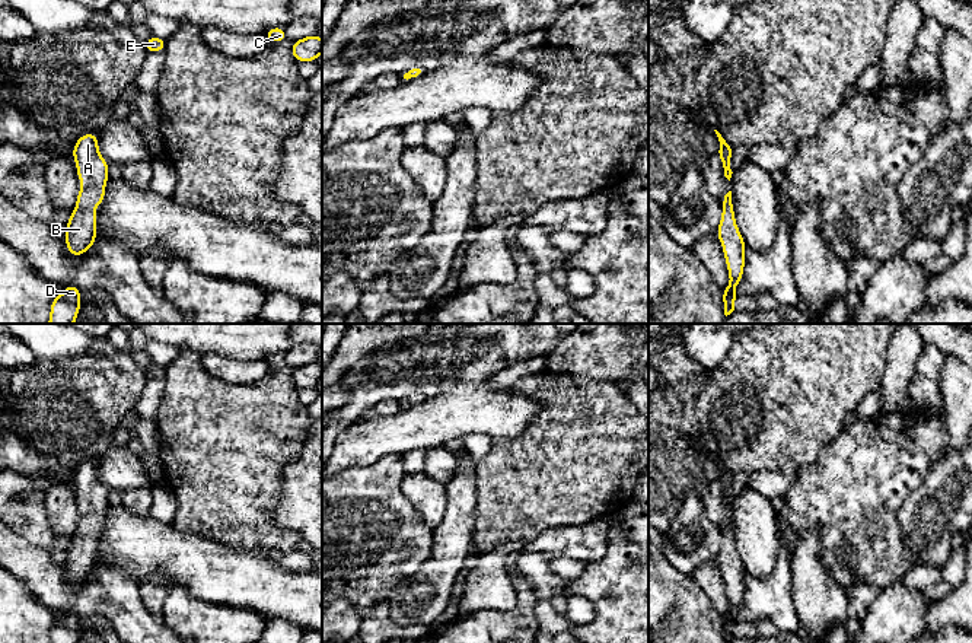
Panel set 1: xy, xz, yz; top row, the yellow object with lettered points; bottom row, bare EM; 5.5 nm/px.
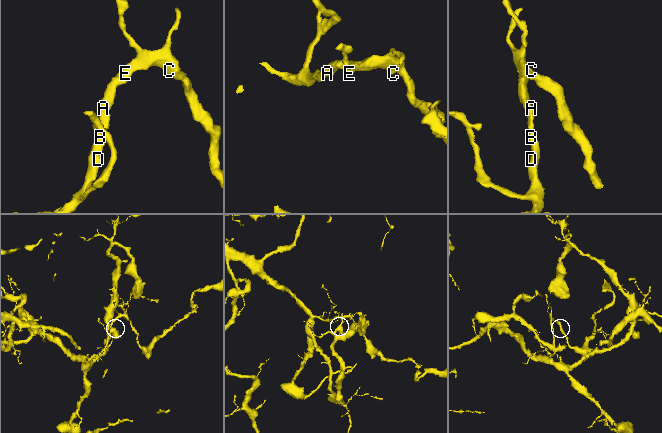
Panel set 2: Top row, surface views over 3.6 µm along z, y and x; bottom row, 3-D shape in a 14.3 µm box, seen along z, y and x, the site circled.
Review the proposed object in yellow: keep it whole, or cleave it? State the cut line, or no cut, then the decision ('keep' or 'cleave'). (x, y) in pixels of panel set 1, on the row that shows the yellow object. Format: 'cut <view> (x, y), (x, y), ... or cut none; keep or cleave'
cut none; keep

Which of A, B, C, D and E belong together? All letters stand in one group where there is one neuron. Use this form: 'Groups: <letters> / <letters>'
Groups: A B C D E

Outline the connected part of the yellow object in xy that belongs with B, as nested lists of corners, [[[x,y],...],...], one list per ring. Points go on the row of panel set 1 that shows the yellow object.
[[[83,134],[73,149],[77,176],[83,182],[77,195],[74,213],[70,216],[66,232],[67,249],[71,255],[89,251],[96,239],[95,207],[102,204],[109,163],[98,149],[98,136]]]

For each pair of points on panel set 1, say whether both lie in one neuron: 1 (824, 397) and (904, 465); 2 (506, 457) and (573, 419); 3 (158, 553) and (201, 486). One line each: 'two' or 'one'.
1: two
2: one
3: two

